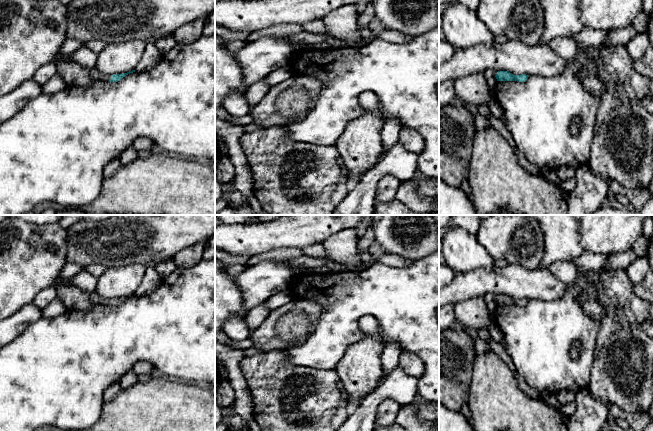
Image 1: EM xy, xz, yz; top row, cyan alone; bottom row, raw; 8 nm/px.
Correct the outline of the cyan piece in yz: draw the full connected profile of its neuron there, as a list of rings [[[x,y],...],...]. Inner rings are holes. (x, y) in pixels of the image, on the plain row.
[[[498,295],[495,301],[496,301],[497,305],[525,306],[529,300],[526,298],[514,299],[514,298],[510,297],[509,295]]]

